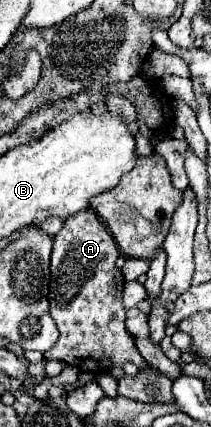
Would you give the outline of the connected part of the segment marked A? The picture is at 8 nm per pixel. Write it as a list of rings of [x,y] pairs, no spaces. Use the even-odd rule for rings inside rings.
[[[83,210],[77,216],[67,218],[67,228],[55,236],[53,252],[51,252],[51,282],[49,282],[49,304],[51,316],[59,328],[59,340],[47,350],[45,358],[55,358],[77,366],[81,372],[105,374],[111,366],[123,366],[125,362],[133,362],[137,368],[145,366],[143,356],[137,352],[133,344],[133,336],[125,330],[125,310],[121,304],[123,292],[123,274],[115,268],[115,260],[119,258],[119,248],[107,232],[105,224],[100,221],[93,210]]]

